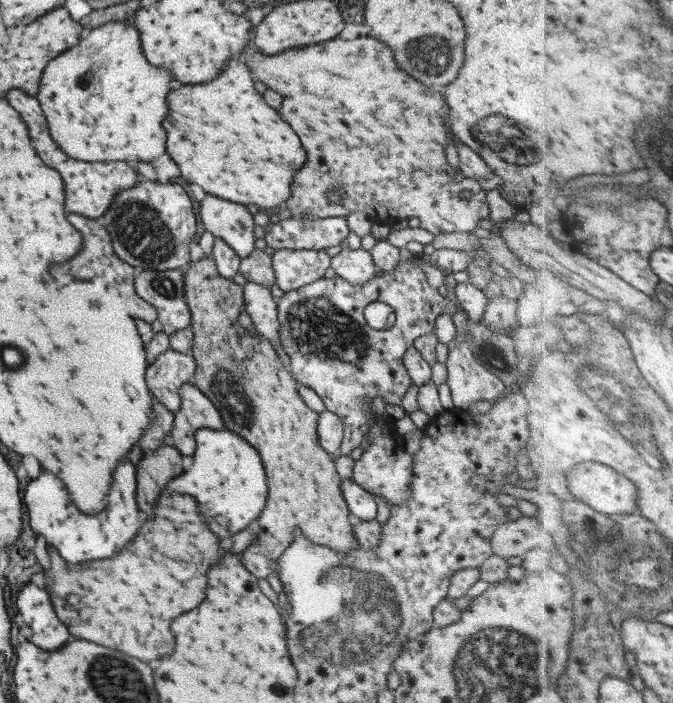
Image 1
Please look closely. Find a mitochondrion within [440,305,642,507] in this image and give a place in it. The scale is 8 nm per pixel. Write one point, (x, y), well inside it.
(486, 353)

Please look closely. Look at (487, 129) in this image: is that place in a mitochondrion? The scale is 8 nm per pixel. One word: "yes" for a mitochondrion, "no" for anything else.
yes

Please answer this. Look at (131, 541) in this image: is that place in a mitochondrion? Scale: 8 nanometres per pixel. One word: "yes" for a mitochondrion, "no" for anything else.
no

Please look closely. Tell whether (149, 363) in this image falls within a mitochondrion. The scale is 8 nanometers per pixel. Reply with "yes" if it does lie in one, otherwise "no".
no

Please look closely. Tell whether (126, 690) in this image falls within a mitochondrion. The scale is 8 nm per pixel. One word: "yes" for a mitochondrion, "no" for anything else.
yes

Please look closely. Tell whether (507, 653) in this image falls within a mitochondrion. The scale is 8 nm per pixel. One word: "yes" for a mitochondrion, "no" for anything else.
yes

